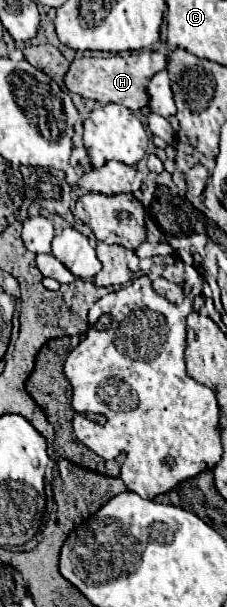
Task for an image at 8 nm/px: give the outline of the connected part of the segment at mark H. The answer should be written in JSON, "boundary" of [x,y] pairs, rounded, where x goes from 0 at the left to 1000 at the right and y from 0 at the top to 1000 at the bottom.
{"boundary":[[[564,84],[564,87],[520,87],[485,94],[344,94],[317,100],[308,117],[282,127],[282,137],[300,150],[344,153],[361,160],[414,163],[449,173],[467,170],[520,170],[546,173],[581,183],[634,180],[652,173],[652,153],[643,143],[661,130],[731,114],[731,91],[696,84]]]}

